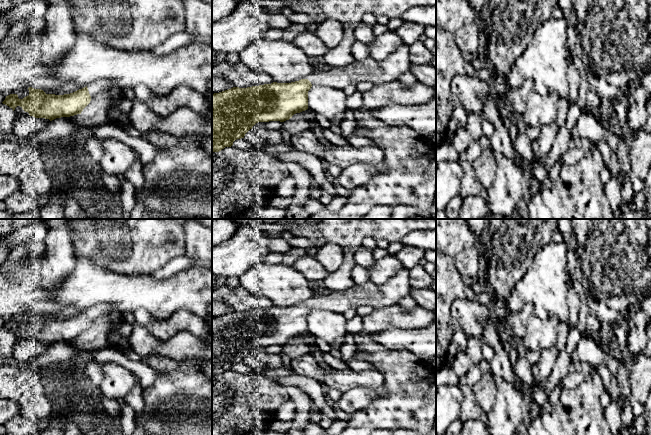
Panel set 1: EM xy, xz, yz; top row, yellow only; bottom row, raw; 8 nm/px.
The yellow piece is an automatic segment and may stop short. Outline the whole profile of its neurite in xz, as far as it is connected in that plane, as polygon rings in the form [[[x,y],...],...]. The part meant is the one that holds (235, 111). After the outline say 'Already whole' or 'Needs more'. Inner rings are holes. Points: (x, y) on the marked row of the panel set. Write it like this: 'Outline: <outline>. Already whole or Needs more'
Outline: [[[403,45],[382,61],[371,57],[356,61],[346,67],[316,68],[308,79],[291,83],[264,84],[247,88],[233,87],[212,94],[212,152],[219,152],[225,147],[231,147],[237,139],[245,134],[258,122],[280,121],[292,118],[296,113],[308,109],[308,91],[313,85],[322,84],[333,88],[345,89],[360,82],[375,85],[388,84],[396,81],[400,75],[410,70],[410,46]]]. Needs more

